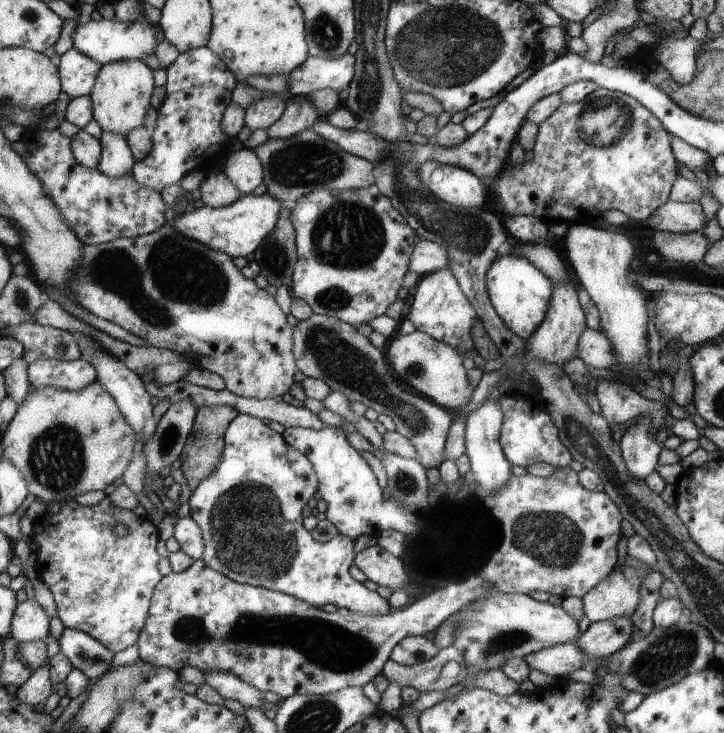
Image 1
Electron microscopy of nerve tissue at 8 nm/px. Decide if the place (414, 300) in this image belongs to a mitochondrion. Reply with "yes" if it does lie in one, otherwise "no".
no

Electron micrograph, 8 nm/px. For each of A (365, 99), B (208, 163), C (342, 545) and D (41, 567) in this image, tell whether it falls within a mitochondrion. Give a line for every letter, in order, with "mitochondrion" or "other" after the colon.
A: mitochondrion
B: other
C: other
D: other

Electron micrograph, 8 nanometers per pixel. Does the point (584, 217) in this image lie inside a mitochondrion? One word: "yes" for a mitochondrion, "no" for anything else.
no

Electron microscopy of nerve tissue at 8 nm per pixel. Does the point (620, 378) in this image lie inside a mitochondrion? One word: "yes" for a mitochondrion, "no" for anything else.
no

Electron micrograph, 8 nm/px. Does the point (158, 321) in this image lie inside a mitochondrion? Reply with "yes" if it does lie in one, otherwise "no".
yes

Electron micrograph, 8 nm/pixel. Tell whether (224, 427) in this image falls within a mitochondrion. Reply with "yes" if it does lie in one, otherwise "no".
no

